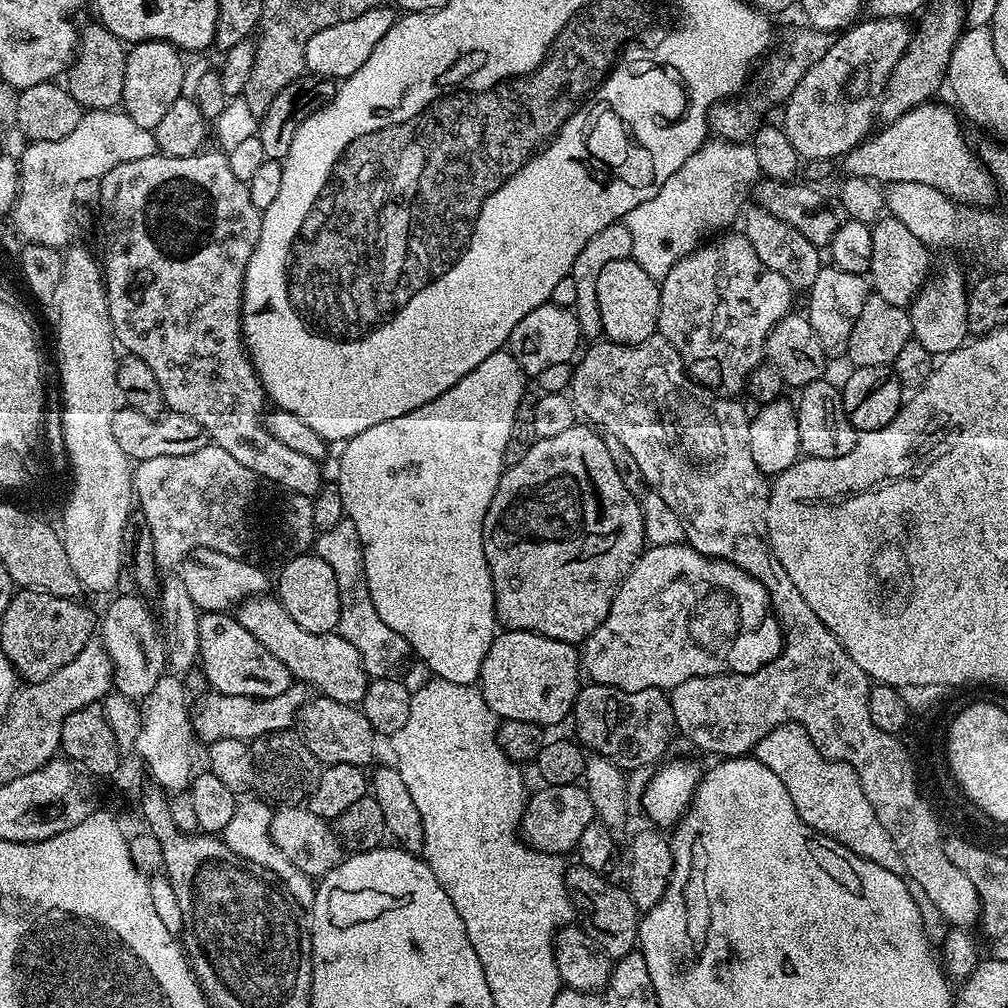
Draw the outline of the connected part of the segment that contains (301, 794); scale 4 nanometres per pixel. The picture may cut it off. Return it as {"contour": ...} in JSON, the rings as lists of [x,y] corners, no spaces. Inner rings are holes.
{"contour":[[[292,730],[266,734],[251,741],[250,747],[256,775],[252,783],[255,795],[272,806],[303,805],[314,786],[318,786],[322,765],[300,741],[299,735]]]}

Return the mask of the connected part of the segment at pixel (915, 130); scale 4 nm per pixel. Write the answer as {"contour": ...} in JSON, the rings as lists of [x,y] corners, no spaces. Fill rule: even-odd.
{"contour":[[[929,102],[910,109],[897,121],[887,125],[874,140],[867,139],[848,153],[846,163],[856,174],[863,173],[864,160],[872,159],[871,175],[880,182],[922,182],[945,192],[953,200],[969,206],[988,206],[998,189],[992,173],[984,167],[979,155],[960,133],[962,120],[951,107]]]}

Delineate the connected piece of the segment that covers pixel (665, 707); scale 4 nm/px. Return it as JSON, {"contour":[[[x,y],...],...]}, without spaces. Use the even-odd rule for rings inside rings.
{"contour":[[[585,683],[576,695],[571,719],[576,720],[575,739],[597,756],[605,756],[623,770],[644,768],[665,759],[664,751],[677,731],[669,693],[662,688],[627,692],[609,684]]]}

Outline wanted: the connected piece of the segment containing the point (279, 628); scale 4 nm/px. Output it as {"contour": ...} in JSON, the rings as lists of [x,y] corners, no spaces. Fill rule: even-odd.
{"contour":[[[268,594],[251,596],[249,600],[244,600],[239,608],[235,609],[234,615],[236,621],[246,626],[246,630],[250,630],[250,634],[254,634],[254,638],[258,638],[258,642],[262,642],[262,646],[266,646],[266,650],[270,650],[270,654],[274,654],[274,658],[278,658],[278,662],[282,662],[282,666],[286,666],[286,670],[290,670],[292,677],[299,683],[311,686],[317,693],[328,696],[334,702],[356,706],[363,701],[370,677],[364,671],[358,650],[354,650],[354,646],[350,646],[350,642],[346,642],[346,638],[342,638],[339,631],[310,634],[310,630],[302,630],[302,626],[298,626],[298,622],[294,622],[290,614],[286,614],[279,599]]]}

